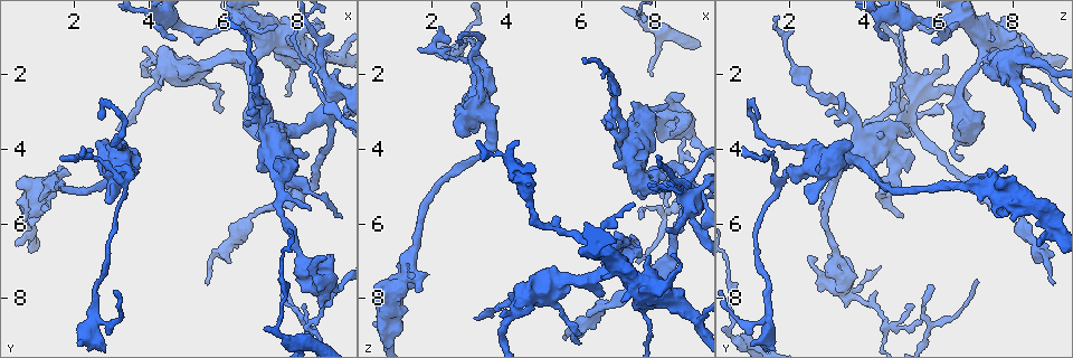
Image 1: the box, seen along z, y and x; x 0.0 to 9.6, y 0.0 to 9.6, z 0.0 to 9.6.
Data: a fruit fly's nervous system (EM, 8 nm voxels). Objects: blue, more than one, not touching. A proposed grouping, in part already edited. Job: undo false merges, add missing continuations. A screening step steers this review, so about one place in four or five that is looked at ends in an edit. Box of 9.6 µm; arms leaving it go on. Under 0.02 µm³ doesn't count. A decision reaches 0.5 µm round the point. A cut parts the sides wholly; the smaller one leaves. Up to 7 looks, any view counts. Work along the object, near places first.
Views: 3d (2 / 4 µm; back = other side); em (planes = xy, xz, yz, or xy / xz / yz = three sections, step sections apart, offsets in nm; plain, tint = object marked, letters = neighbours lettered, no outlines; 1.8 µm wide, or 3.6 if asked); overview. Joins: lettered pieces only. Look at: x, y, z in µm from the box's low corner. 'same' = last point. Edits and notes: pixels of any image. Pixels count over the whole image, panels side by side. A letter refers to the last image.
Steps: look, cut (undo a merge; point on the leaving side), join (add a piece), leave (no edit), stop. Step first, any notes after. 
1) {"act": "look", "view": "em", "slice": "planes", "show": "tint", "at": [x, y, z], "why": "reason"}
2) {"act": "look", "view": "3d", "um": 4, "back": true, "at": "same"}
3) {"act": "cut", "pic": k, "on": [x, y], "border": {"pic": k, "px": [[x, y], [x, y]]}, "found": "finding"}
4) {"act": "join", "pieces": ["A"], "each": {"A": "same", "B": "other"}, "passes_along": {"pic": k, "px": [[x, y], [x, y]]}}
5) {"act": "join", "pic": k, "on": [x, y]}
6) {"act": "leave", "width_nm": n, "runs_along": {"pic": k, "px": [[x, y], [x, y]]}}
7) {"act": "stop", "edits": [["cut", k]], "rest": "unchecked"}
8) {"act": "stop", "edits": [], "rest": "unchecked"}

{"act": "look", "view": "em", "slice": "xz", "step": 16, "show": "plain", "at": [0.80, 5.85, 9.00], "why": "calibre changes"}

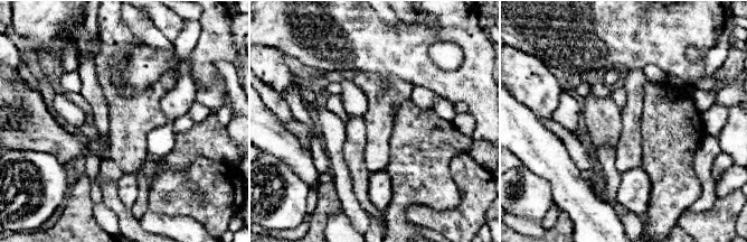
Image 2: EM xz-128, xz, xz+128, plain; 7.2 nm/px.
{"act": "look", "view": "em", "slice": "xz", "step": 16, "show": "letters", "at": "same", "why": "see the neighbours"}

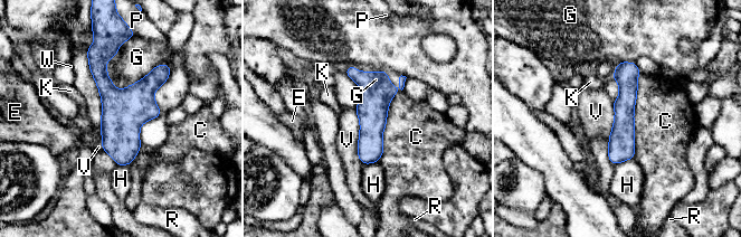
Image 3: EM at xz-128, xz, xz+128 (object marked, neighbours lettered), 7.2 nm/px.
{"act": "leave", "longest_contact_nm": ["C", 600], "each": {"C": "other", "E": "other", "G": "other", "H": "other", "K": "other", "P": "other", "R": "other", "V": "other", "W": "other"}, "found": "all the same neuron"}

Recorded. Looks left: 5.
{"act": "look", "view": "3d", "um": 2, "at": [1.20, 5.05, 7.25], "why": "three-way junction"}

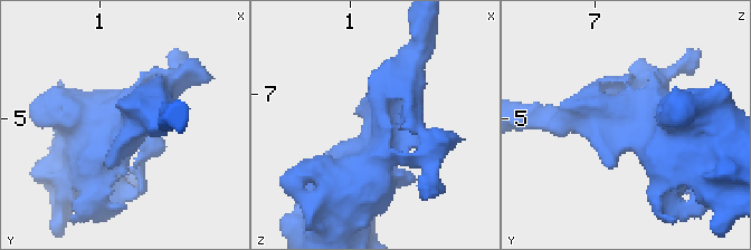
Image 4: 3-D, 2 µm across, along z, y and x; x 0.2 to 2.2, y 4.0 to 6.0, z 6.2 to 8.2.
{"act": "look", "view": "em", "um": 3.6, "slice": "planes", "show": "tint", "at": [1.28, 5.02, 7.28]}

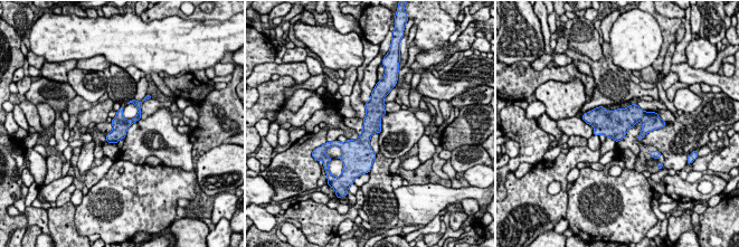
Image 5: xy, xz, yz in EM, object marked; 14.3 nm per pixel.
{"act": "look", "view": "em", "um": 3.6, "slice": "planes", "show": "letters", "at": "same"}

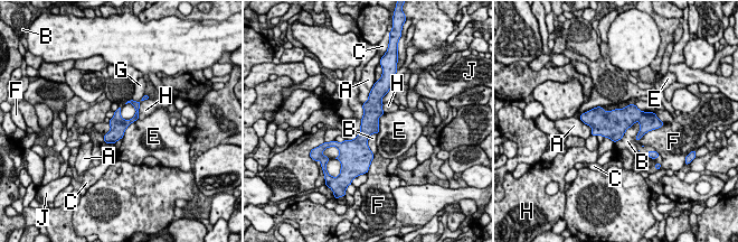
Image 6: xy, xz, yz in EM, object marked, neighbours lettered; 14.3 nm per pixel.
{"act": "leave", "each": {"A": "other", "B": "other", "C": "other", "E": "other", "F": "other", "G": "other", "H": "other", "J": "other"}, "border": {"pic": 6, "px": [[640, 122], [635, 121], [615, 142]]}, "found": "all the same neuron"}

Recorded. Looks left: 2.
{"act": "look", "view": "em", "um": 3.6, "slice": "planes", "show": "tint", "at": [7.35, 3.75, 6.65], "why": "touches itself"}

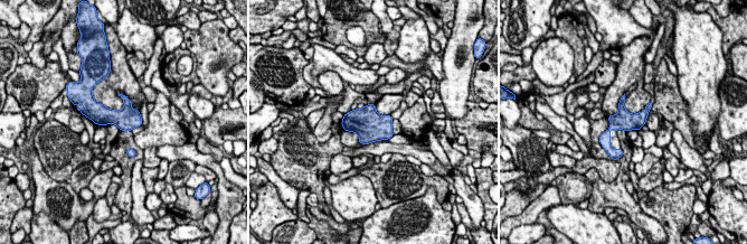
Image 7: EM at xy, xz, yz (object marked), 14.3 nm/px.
{"act": "look", "view": "em", "um": 3.6, "slice": "planes", "show": "letters", "at": "same", "why": "what lies round it"}

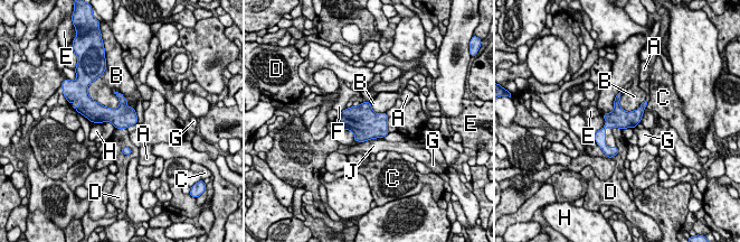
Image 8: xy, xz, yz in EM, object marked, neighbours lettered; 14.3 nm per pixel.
{"act": "leave", "each": {"A": "other", "B": "other", "C": "other", "D": "other", "E": "other", "F": "other", "G": "other", "H": "other", "J": "other"}, "border": {"pic": 8, "px": [[88, 94], [106, 106], [120, 104]]}, "found": "one neuron here"}

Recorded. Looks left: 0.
{"act": "stop", "edits": [], "rest": "unchecked"}

